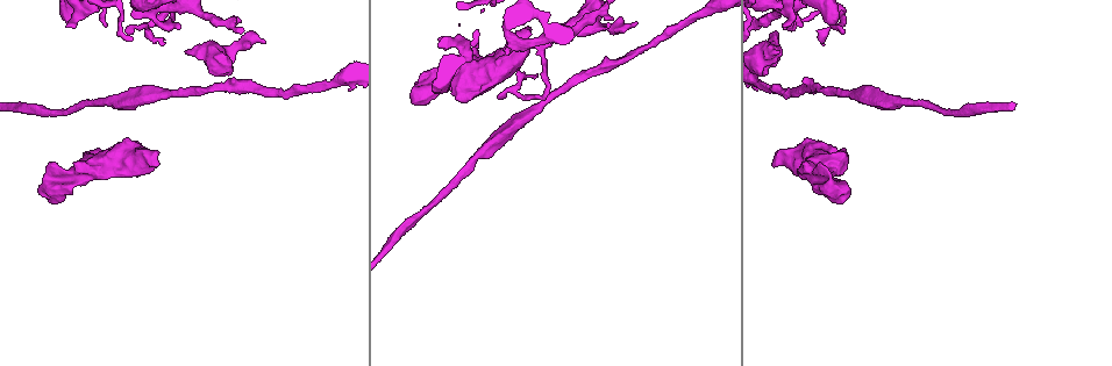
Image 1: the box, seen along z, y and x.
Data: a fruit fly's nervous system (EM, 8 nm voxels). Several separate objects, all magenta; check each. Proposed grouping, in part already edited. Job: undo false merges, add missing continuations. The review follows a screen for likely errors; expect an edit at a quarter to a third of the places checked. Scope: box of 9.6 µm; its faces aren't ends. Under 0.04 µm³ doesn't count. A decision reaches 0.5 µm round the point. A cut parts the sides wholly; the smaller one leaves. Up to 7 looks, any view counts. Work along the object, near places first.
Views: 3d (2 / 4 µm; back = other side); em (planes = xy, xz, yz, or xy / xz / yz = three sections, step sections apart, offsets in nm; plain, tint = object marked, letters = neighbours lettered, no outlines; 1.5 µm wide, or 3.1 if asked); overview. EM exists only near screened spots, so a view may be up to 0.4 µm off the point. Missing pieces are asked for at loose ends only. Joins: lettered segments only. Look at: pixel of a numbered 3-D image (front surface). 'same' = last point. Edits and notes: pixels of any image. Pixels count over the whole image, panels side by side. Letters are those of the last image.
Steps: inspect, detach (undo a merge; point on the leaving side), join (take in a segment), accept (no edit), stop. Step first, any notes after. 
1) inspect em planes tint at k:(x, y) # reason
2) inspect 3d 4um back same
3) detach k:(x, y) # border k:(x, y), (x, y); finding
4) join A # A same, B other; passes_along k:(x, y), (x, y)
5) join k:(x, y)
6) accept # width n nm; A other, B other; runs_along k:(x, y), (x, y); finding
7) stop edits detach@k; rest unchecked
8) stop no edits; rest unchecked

inspect 3d 4um at 1:(779, 52) # an open end

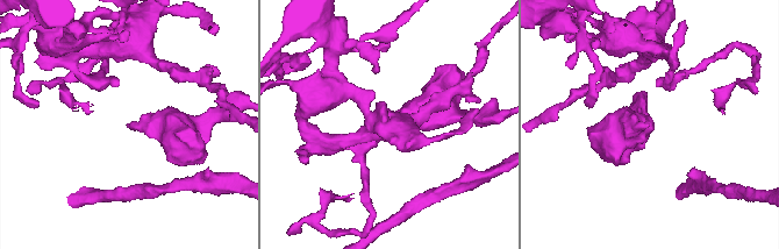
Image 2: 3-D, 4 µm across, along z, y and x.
inspect em planes letters at 2:(648, 123) # shape alone is not enough

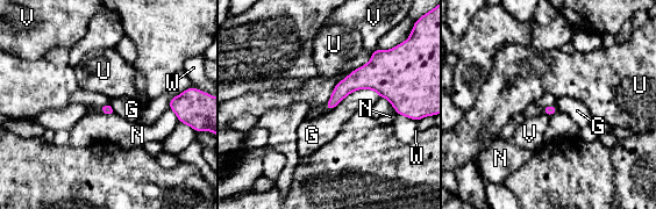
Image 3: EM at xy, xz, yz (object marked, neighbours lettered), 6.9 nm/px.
accept # longest_contact G 380 nm; G other, N other, U other, V other, W other; border 3:(378, 94), (355, 89), (328, 112); none of them fits

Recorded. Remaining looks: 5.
inspect em planes letters at 1:(774, 165) # stops while still wide

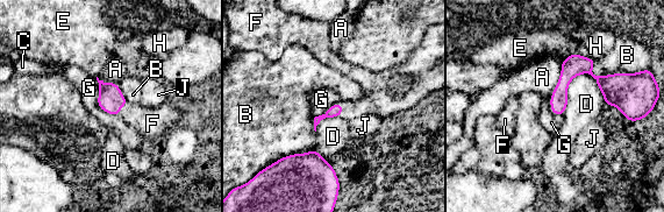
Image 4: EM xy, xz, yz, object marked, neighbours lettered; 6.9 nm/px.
join F # longest_contact D 340 nm; A other, B other, C other, D other, E other, F same, G other, H other, J other; the cell continues

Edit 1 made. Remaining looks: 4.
inspect overview # redraw

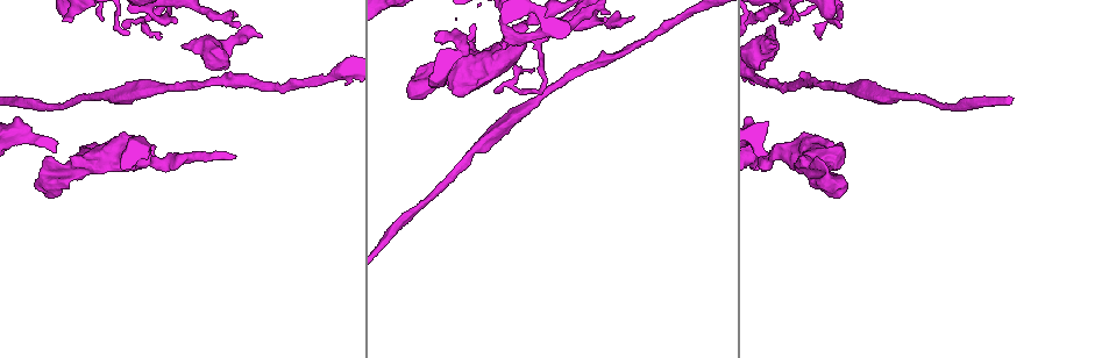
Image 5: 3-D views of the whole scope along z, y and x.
inspect 3d 2um at 5:(434, 33) # free end

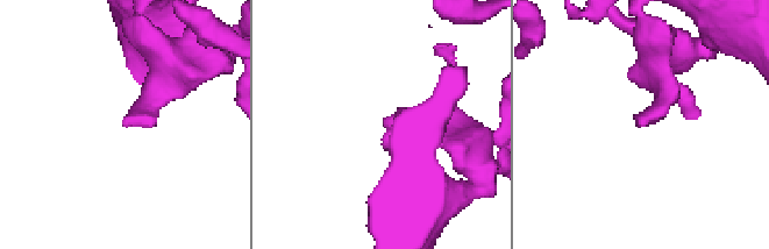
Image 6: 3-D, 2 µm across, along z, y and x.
inspect em planes plain at 6:(388, 117)

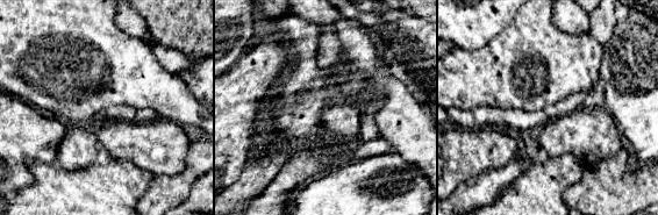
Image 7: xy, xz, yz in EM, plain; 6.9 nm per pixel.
inspect em planes letters same

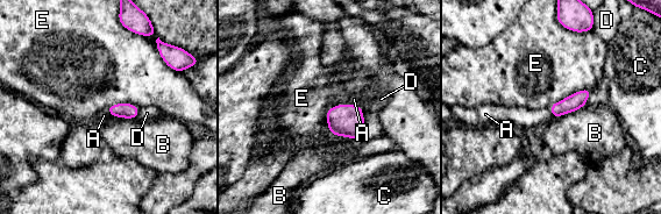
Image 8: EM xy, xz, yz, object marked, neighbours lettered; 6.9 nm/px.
join A # A same, B other, C other, D other, E other; passes_along 8:(343, 120), (347, 105), (354, 99); the cell continues

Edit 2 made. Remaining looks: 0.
stop edits join@4, join@8; rest unchecked

